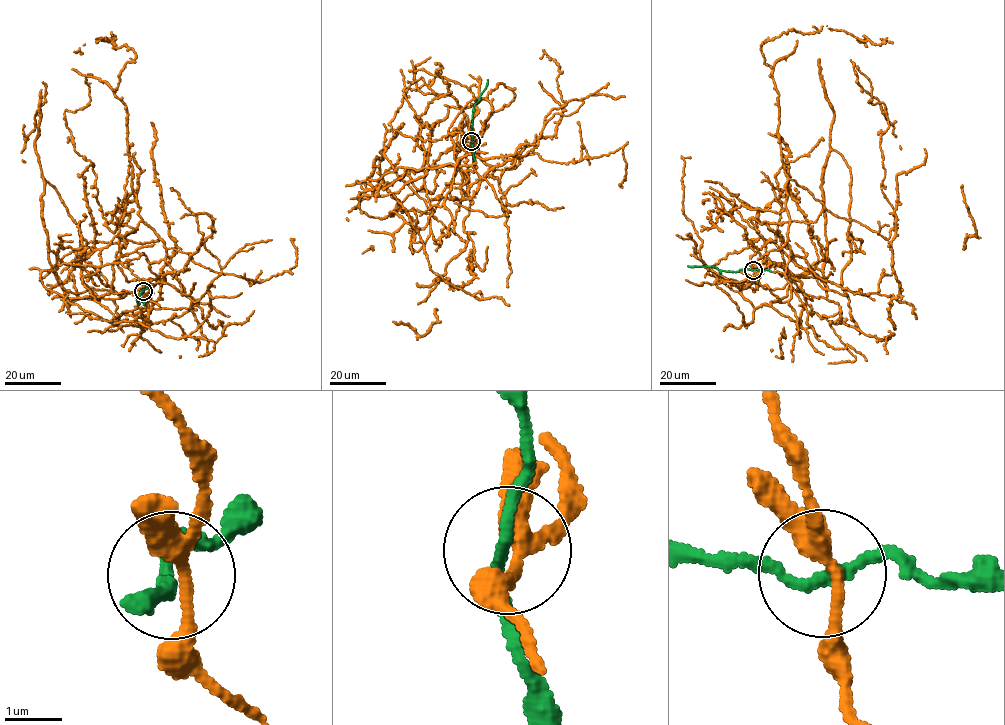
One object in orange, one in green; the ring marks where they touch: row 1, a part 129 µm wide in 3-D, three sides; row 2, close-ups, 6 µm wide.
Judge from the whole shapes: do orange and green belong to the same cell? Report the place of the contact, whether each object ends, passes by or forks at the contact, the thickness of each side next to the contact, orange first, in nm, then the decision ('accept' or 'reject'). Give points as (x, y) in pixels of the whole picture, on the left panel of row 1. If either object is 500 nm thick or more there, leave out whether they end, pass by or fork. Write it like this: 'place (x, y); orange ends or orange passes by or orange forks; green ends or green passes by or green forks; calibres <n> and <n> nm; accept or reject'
place (143, 291); orange forks; green passes by; calibres 280 and 180 nm; accept

